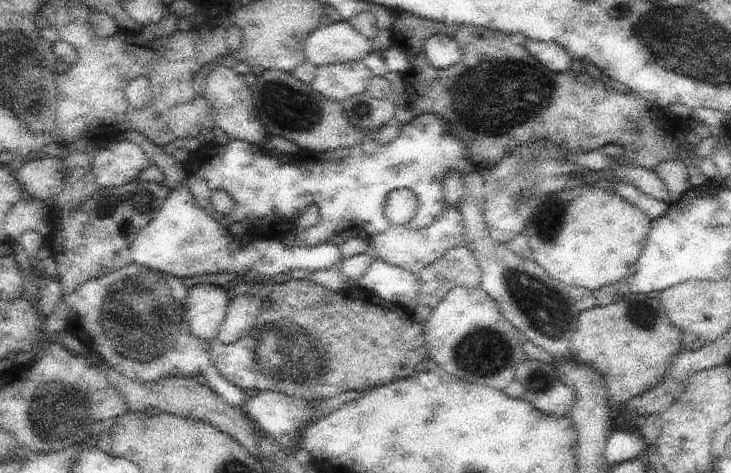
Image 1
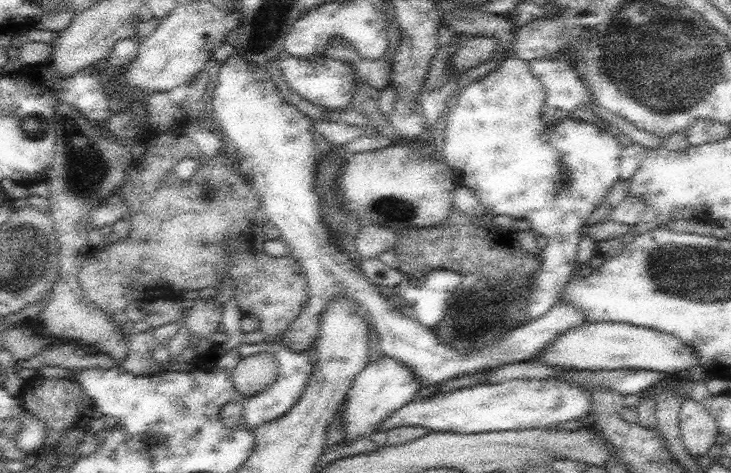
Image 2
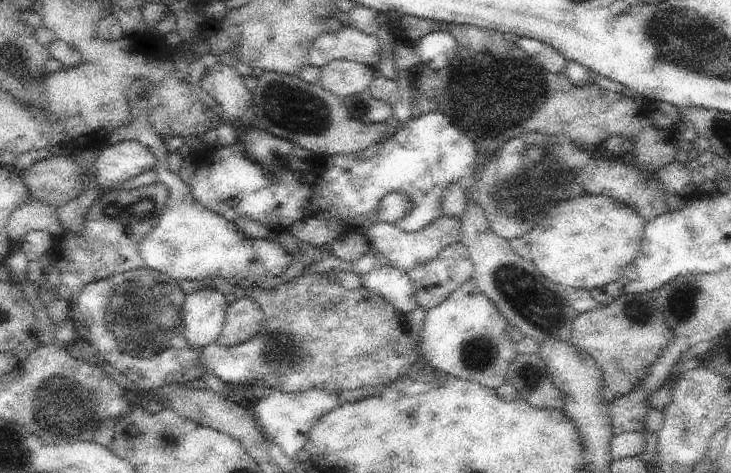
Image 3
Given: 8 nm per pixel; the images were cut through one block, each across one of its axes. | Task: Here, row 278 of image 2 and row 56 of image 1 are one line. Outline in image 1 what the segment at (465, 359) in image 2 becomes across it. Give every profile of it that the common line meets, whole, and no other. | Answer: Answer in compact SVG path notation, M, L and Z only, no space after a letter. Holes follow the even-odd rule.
M348 21L320 25L305 44L307 60L322 65L363 61L376 42L360 34Z

